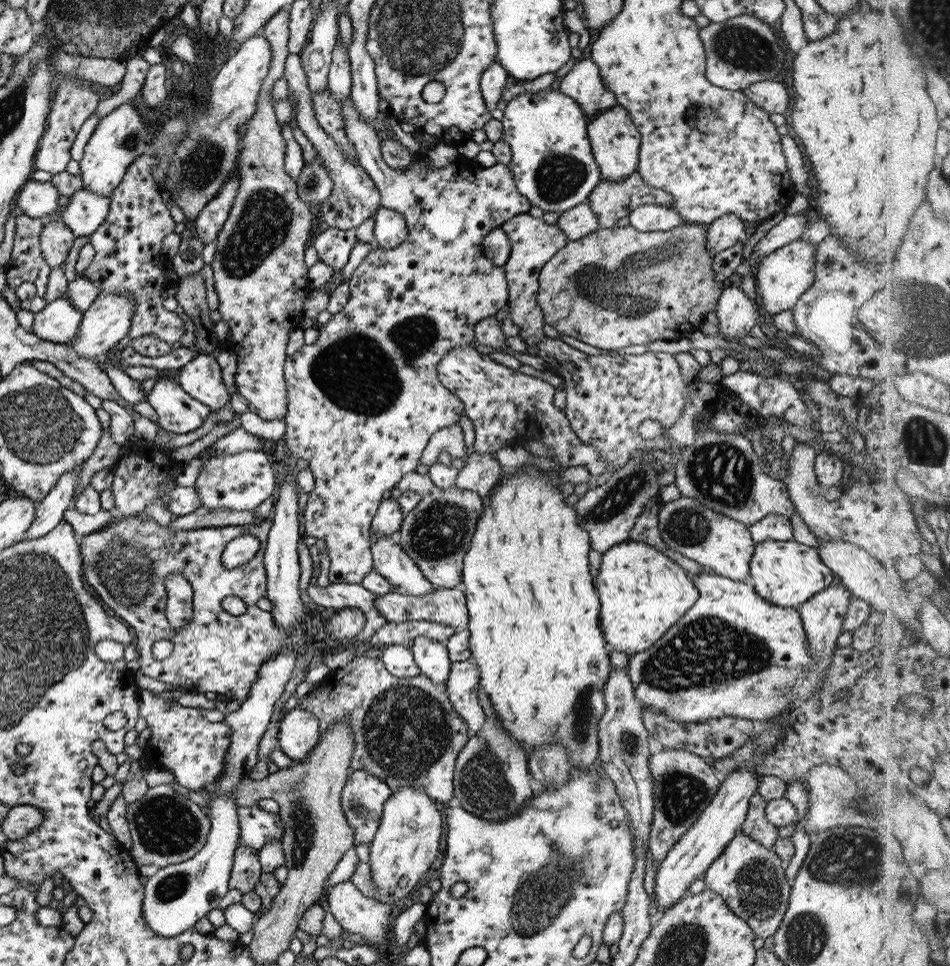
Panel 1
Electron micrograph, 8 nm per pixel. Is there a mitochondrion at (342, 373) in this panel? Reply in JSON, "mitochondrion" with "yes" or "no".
{"mitochondrion":"yes"}

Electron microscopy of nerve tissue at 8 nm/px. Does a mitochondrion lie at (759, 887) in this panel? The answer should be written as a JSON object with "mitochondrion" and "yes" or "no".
{"mitochondrion":"yes"}

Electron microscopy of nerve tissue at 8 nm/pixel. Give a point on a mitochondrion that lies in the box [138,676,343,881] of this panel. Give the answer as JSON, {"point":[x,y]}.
{"point":[304,829]}

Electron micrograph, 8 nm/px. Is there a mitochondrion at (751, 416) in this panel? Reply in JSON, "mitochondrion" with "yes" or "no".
{"mitochondrion":"no"}

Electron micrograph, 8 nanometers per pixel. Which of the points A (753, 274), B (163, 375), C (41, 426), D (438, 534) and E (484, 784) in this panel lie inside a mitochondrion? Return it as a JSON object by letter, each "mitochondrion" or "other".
{"A":"other","B":"other","C":"mitochondrion","D":"mitochondrion","E":"mitochondrion"}

